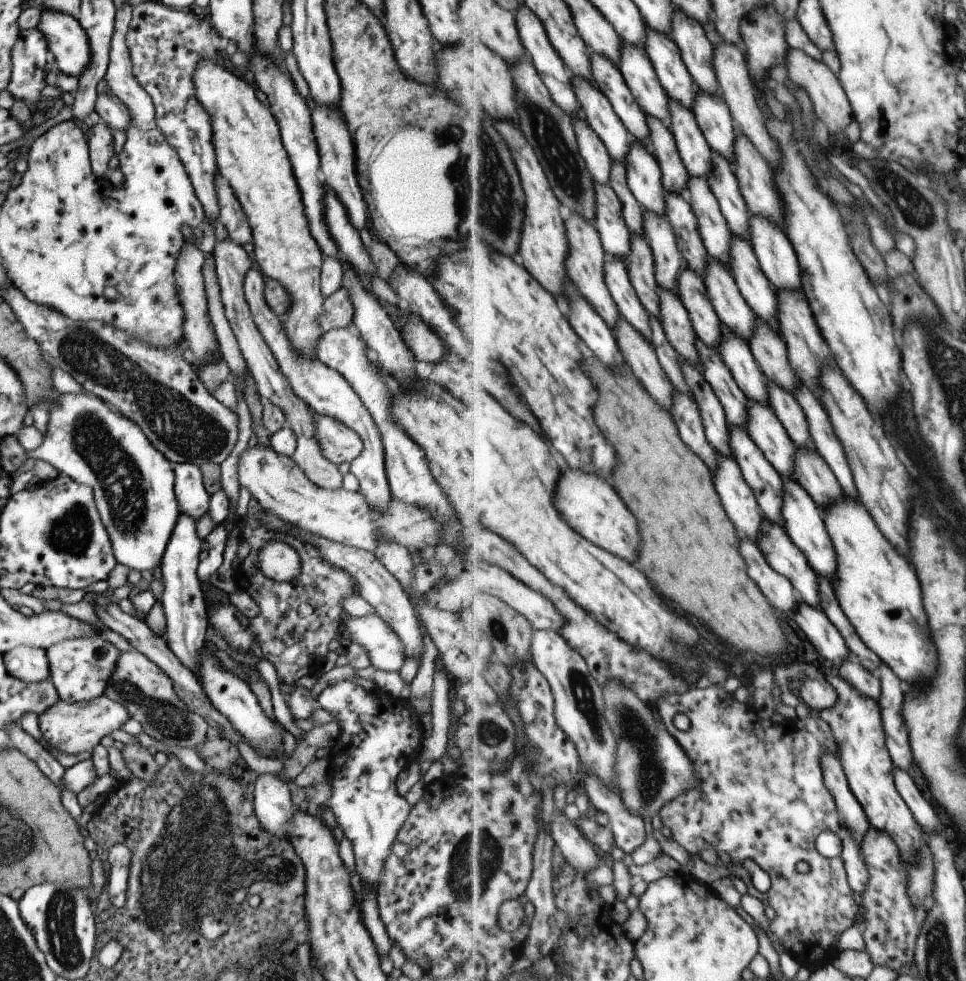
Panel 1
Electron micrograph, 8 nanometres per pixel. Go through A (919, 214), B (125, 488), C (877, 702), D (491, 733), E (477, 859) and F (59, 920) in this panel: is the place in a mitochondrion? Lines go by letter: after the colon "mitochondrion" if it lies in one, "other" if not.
A: mitochondrion
B: mitochondrion
C: other
D: mitochondrion
E: mitochondrion
F: mitochondrion

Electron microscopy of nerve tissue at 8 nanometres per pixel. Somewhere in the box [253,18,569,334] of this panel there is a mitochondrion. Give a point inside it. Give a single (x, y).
(500, 199)

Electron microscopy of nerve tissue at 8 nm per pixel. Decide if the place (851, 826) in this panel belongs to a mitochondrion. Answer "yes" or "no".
no

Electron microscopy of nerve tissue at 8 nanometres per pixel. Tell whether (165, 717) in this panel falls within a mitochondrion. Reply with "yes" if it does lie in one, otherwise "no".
yes

